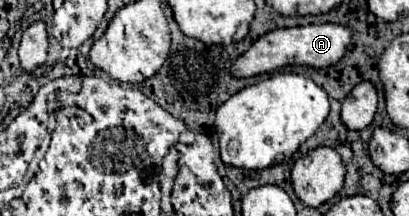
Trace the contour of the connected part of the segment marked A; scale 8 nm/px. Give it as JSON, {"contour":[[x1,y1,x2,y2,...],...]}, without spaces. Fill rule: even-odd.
{"contour":[[308,24,296,28,278,28,264,36,260,36,246,54,242,54,234,66,232,74,238,78,248,78,264,72,272,72,276,68,304,64,312,68,328,68,344,58,348,46,352,44,352,30,342,24]]}

